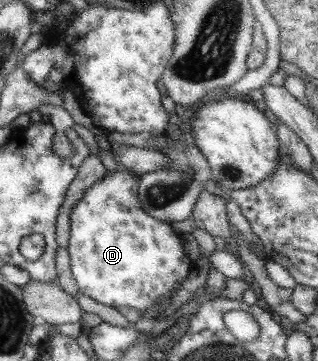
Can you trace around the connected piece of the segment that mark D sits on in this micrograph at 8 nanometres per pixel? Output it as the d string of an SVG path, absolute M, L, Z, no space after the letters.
M119 168L114 173L107 172L91 189L85 190L83 197L75 204L70 213L70 238L68 246L71 275L78 291L91 297L101 305L111 307L132 307L144 313L162 299L172 297L173 291L189 277L194 263L183 250L181 233L173 229L171 222L159 221L149 215L139 199L139 179L130 170Z

